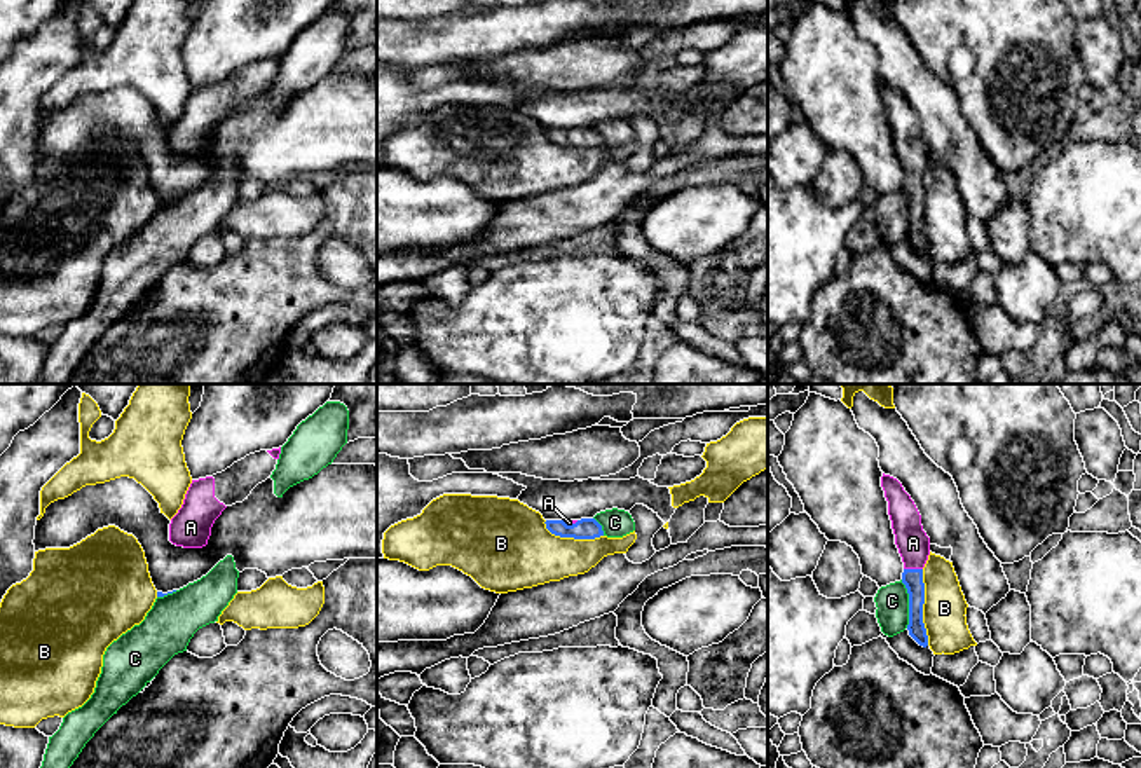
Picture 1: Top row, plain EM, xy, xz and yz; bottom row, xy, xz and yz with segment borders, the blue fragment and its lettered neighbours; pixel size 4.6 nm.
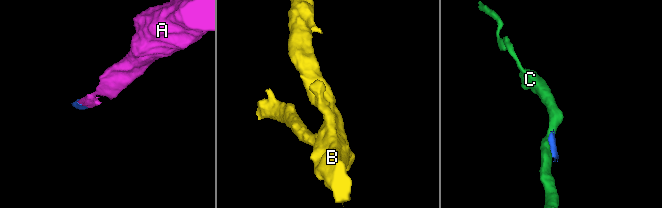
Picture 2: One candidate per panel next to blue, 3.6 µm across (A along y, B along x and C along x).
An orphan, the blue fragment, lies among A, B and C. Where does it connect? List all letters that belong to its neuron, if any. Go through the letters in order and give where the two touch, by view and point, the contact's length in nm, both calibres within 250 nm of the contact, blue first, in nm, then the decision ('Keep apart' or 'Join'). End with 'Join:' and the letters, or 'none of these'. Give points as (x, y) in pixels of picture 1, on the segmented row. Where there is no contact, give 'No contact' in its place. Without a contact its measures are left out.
A: Touches blue at yz (913, 569). Shared border 90 nm. Thickness 100 nm (blue) against 150 nm. Join
B: Touches blue at yz (922, 608). Shared border 360 nm. Thickness 100 nm (blue) against 200 nm. Keep apart
C: Touches blue at yz (909, 604). Shared border 220 nm. Thickness 100 nm (blue) against 160 nm. Keep apart
Join: A

